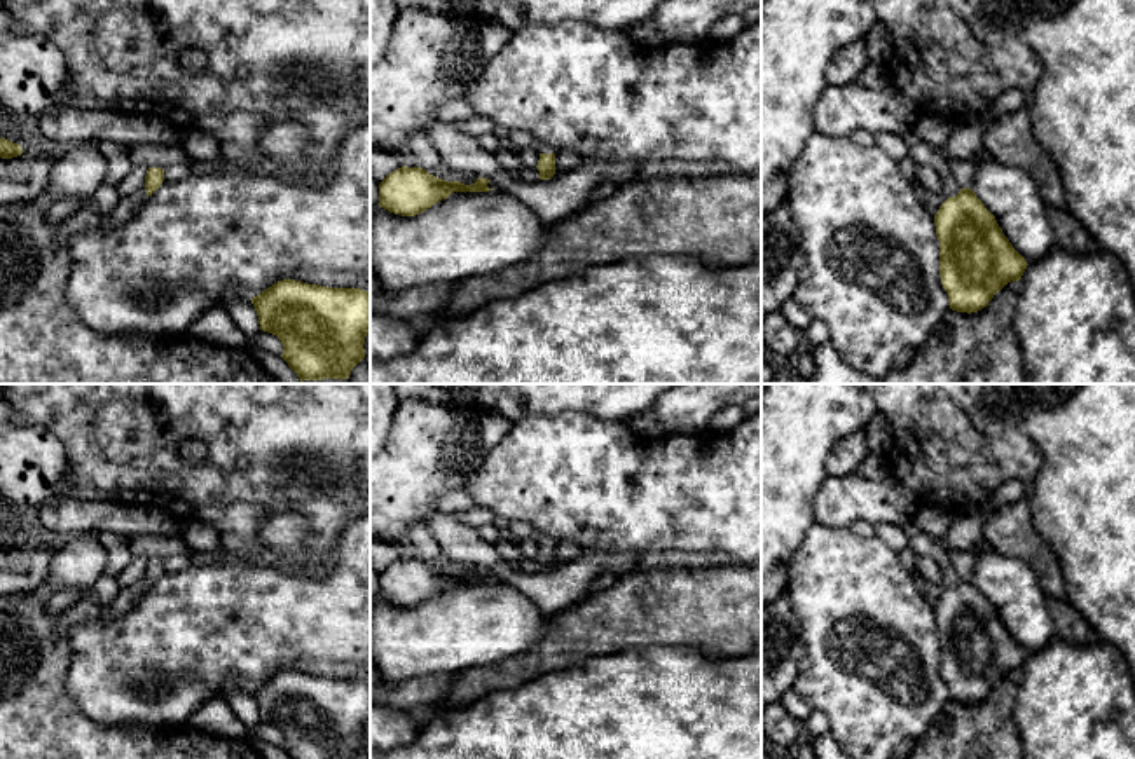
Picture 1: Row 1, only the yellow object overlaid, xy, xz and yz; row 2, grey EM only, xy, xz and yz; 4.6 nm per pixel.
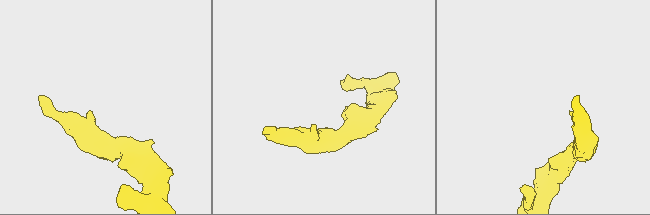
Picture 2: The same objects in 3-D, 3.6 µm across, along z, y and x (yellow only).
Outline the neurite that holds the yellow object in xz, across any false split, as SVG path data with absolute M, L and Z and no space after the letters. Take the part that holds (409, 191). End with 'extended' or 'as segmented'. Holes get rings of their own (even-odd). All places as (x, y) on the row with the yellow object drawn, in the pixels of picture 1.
M402 166L379 183L379 206L402 216L416 216L452 192L489 192L487 178L475 183L445 181L423 168Z; as segmented

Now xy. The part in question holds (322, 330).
M283 279L250 300L260 330L281 340L281 358L300 382L349 379L365 358L368 291Z; as segmented

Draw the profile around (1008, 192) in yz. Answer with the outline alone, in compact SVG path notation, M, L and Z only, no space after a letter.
M987 157L976 168L971 190L1027 263L1044 258L1055 248L1044 199L1027 171Z

